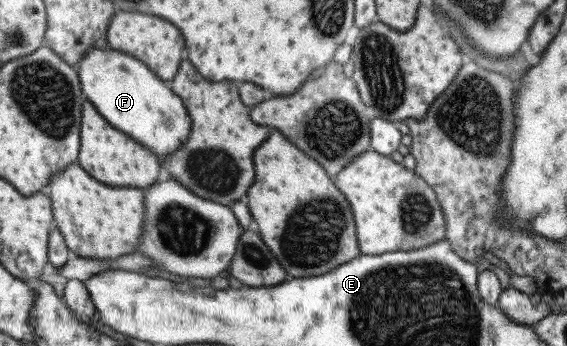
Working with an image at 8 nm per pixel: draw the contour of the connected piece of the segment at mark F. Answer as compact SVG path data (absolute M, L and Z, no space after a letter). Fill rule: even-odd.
M89 48L78 63L78 82L84 99L107 124L145 146L158 160L177 151L187 139L191 123L183 103L144 63L109 48Z

